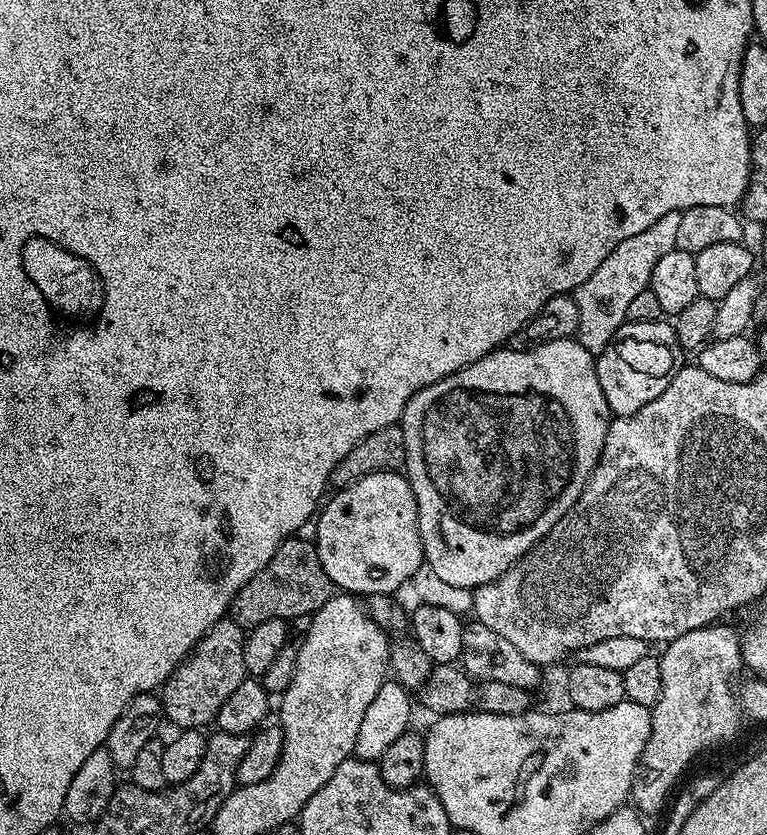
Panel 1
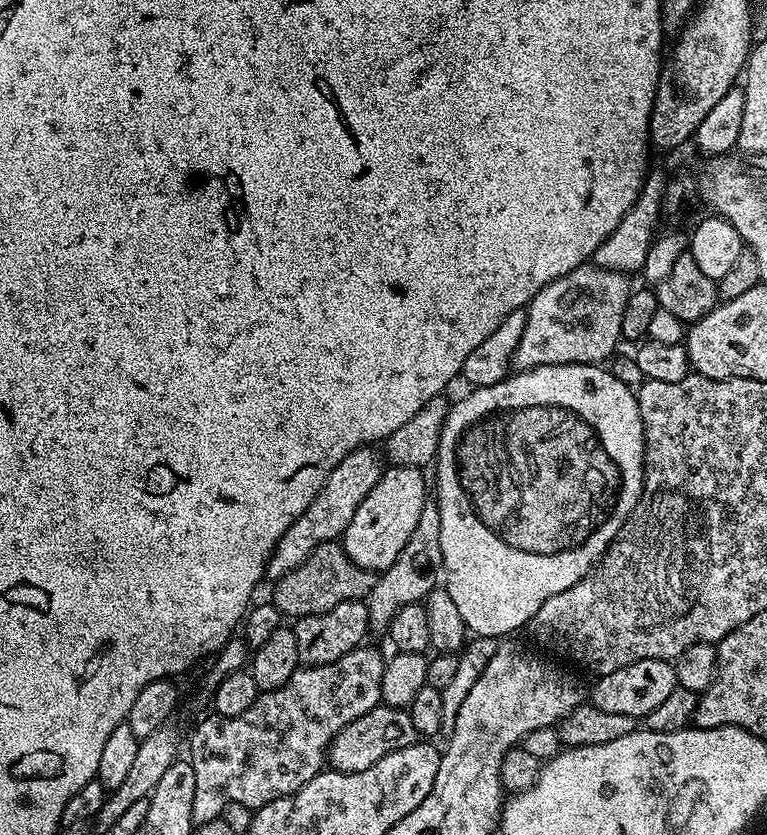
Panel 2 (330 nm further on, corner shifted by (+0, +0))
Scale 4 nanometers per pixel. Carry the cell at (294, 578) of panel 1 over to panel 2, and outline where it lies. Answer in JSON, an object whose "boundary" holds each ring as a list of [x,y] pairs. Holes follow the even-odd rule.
{"boundary":[[[331,540],[318,545],[312,553],[294,570],[271,585],[270,602],[280,611],[281,617],[299,618],[310,614],[326,614],[338,602],[364,600],[376,585],[377,573],[358,566],[346,554],[343,543]]]}

